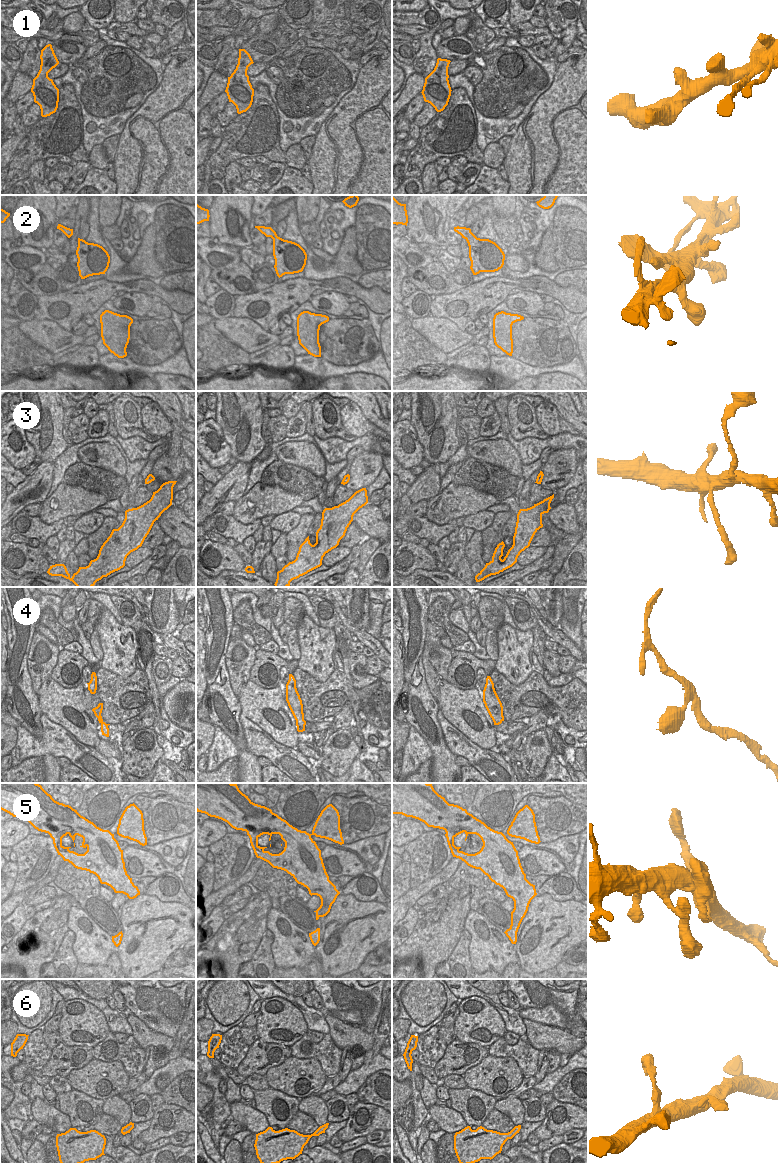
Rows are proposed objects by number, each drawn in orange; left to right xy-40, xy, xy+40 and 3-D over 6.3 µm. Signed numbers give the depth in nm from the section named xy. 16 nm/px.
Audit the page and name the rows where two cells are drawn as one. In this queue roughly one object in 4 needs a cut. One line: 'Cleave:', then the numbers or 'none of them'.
Cleave: none of them

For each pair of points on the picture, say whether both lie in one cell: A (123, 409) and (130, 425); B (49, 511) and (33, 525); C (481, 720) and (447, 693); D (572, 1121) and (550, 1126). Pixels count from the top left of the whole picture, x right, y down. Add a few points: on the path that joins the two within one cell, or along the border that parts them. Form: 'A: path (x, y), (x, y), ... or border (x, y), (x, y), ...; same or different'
A: path (127, 413), (130, 421); same
B: border (38, 516), (47, 524), (63, 519); different
C: path (473, 716), (455, 701); same
D: path (567, 1121), (555, 1124); same

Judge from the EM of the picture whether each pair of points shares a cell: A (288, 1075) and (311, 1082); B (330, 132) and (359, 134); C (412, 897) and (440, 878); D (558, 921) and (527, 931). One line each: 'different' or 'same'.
A: same
B: same
C: same
D: same

